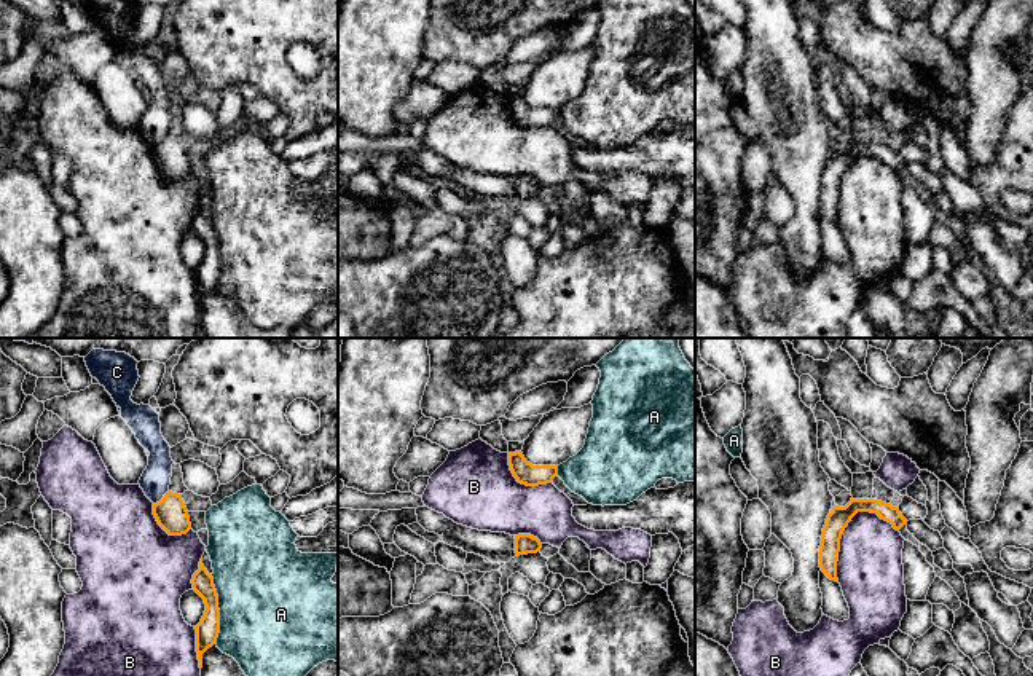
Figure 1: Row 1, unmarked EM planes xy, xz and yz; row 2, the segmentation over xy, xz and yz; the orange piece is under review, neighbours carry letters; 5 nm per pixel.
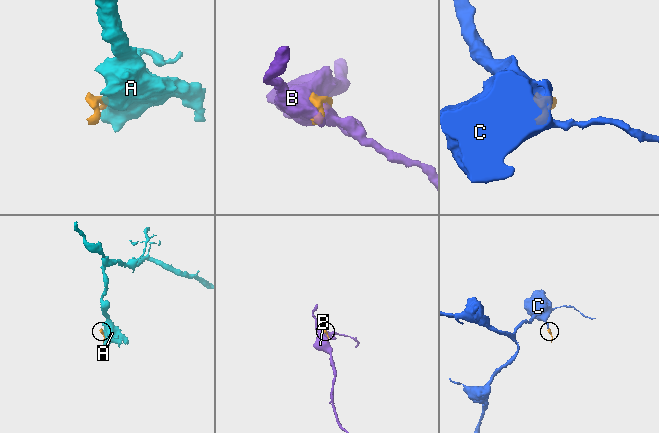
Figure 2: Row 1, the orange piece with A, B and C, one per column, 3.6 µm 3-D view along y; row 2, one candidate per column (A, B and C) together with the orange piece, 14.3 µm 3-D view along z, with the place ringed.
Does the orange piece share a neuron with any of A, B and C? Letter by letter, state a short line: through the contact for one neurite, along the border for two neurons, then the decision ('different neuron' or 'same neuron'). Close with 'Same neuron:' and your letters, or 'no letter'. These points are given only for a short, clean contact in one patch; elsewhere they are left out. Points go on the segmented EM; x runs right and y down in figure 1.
A: different neuron
B: different neuron
C: line xy (168, 490), (153, 504); different neuron
Same neuron: no letter

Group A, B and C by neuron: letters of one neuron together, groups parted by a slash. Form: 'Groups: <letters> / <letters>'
Groups: A / B / C

